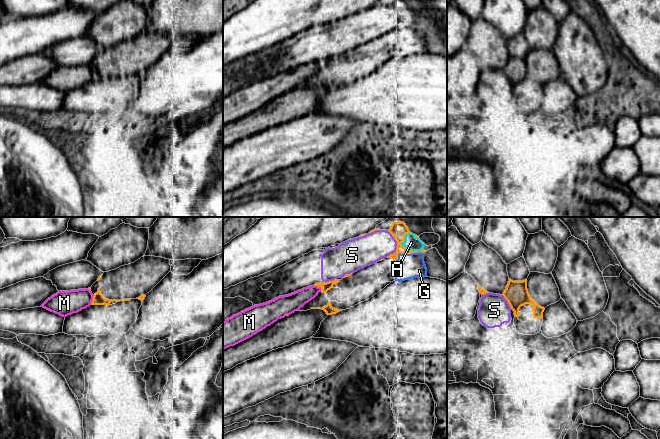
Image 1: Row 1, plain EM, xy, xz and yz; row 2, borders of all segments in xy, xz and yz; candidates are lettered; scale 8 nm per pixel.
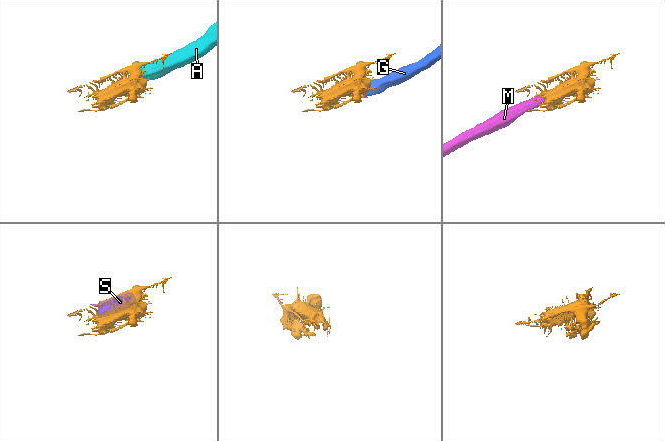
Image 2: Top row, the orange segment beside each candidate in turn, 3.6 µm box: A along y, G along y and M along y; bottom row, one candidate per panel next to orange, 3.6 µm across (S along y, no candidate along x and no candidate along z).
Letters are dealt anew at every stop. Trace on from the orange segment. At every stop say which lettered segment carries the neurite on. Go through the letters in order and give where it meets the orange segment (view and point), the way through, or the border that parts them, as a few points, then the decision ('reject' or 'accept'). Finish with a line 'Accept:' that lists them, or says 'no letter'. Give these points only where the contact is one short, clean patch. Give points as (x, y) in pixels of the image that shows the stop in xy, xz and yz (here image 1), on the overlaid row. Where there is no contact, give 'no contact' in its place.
A: meets orange in xz at (412, 251); reject
G: meets orange in xz at (404, 253); reject
M: meets orange in xz at (319, 286); accept
S: meets orange in xz at (397, 245); reject
Accept: M

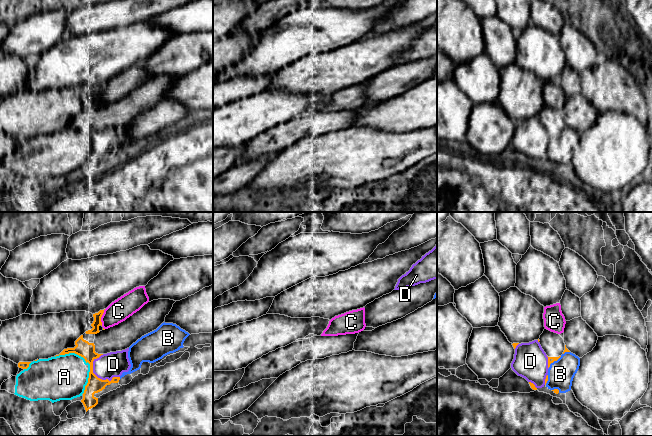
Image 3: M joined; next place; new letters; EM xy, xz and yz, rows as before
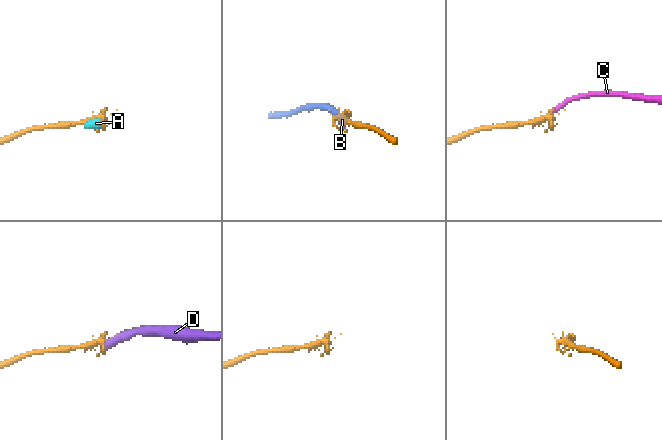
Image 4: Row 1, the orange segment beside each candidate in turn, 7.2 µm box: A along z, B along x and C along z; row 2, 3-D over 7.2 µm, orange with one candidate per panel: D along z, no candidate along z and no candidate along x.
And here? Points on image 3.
A: meets orange in xy at (86, 361); reject
B: meets orange in yz at (554, 360); reject
C: meets orange in xy at (101, 316); reject
D: meets orange in xy at (99, 378); reject
Accept: no letter

